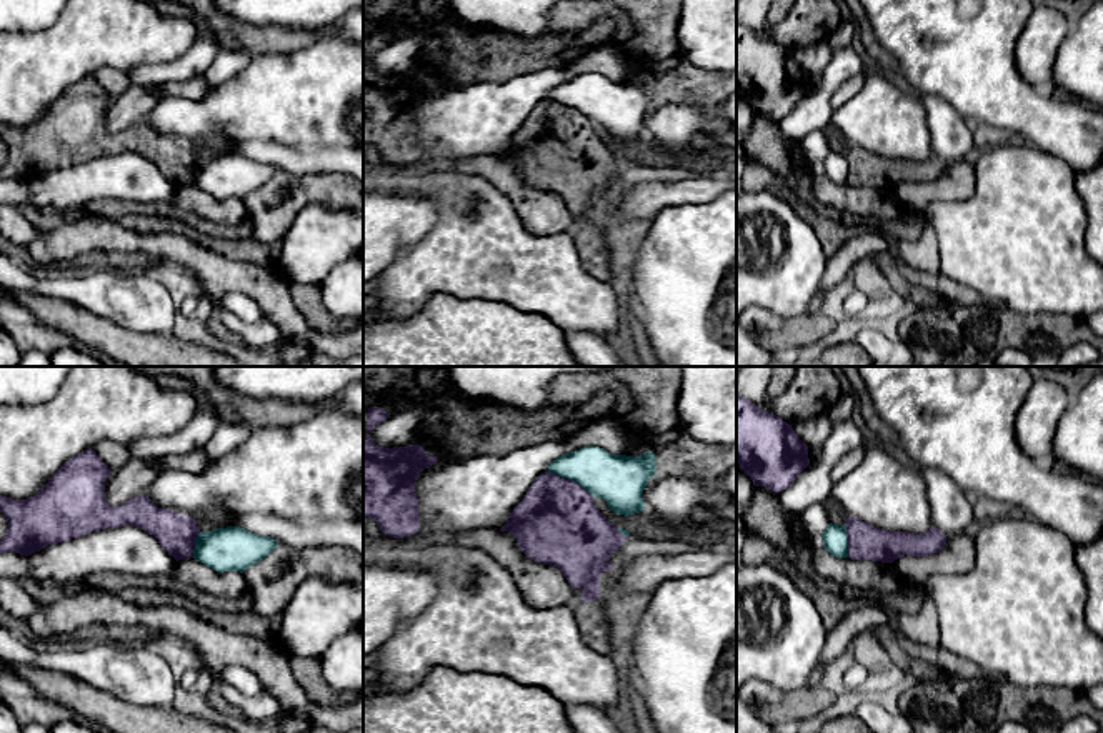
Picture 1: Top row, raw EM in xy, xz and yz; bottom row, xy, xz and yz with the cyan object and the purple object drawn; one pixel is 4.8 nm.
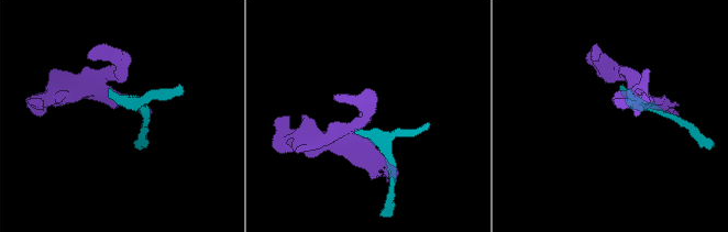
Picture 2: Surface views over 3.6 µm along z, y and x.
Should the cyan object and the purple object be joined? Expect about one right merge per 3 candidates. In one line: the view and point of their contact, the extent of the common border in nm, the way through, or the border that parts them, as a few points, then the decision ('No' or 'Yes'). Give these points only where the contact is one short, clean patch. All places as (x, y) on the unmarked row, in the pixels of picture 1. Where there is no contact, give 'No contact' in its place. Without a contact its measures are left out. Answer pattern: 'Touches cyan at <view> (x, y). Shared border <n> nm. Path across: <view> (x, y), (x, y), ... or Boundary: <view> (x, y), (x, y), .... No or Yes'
Touches cyan at xz (570, 105). Shared border 260 nm. No

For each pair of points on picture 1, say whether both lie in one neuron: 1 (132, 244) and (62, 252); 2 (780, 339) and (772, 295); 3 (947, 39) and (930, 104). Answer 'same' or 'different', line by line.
1: same
2: different
3: different

